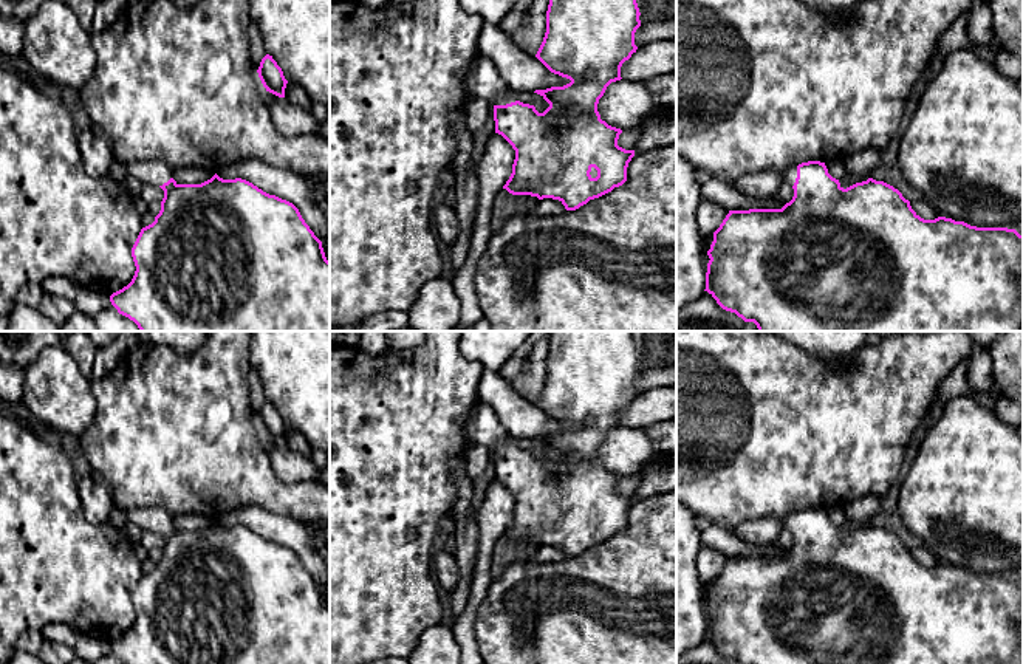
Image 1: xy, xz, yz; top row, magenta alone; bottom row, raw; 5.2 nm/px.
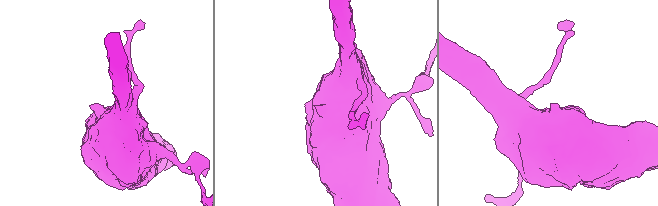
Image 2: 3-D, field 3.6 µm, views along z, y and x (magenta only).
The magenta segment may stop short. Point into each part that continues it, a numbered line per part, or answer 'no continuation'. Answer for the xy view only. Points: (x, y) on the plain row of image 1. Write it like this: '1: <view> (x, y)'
1: xy (149, 519)

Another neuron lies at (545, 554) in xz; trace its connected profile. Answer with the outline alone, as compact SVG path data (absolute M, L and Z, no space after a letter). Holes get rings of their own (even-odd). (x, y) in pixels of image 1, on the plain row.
M543 545L539 546L537 553L529 559L534 563L557 563L566 559L565 553L559 546Z

